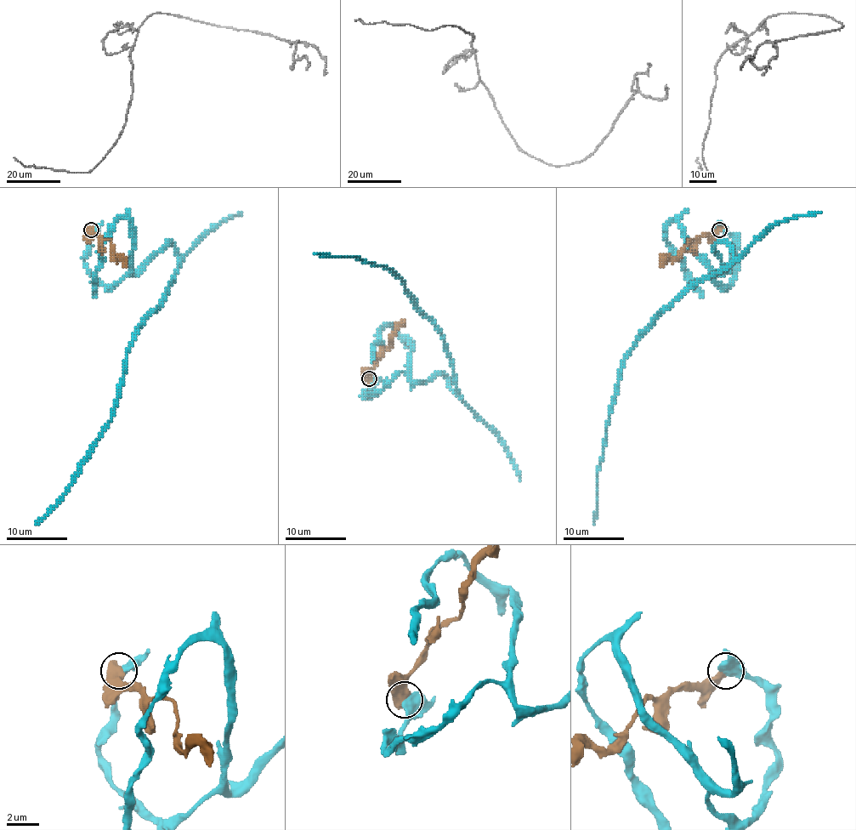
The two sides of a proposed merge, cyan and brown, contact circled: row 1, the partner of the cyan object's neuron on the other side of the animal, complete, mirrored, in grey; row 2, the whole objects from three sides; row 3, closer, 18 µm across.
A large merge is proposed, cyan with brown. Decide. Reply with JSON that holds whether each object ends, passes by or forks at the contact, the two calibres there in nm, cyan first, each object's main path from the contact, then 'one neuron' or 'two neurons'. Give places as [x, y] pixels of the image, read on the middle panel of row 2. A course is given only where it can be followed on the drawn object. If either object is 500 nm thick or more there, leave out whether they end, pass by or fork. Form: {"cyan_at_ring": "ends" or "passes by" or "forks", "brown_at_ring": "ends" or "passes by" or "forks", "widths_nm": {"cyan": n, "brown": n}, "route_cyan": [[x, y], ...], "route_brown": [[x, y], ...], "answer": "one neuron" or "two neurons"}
{"widths_nm": {"cyan": 480, "brown": 700}, "route_cyan": [[369, 380], [365, 398], [402, 372], [456, 387], [443, 336], [398, 275], [314, 252]], "route_brown": [[369, 378], [373, 363], [390, 346], [390, 336], [404, 321]], "answer": "two neurons"}

